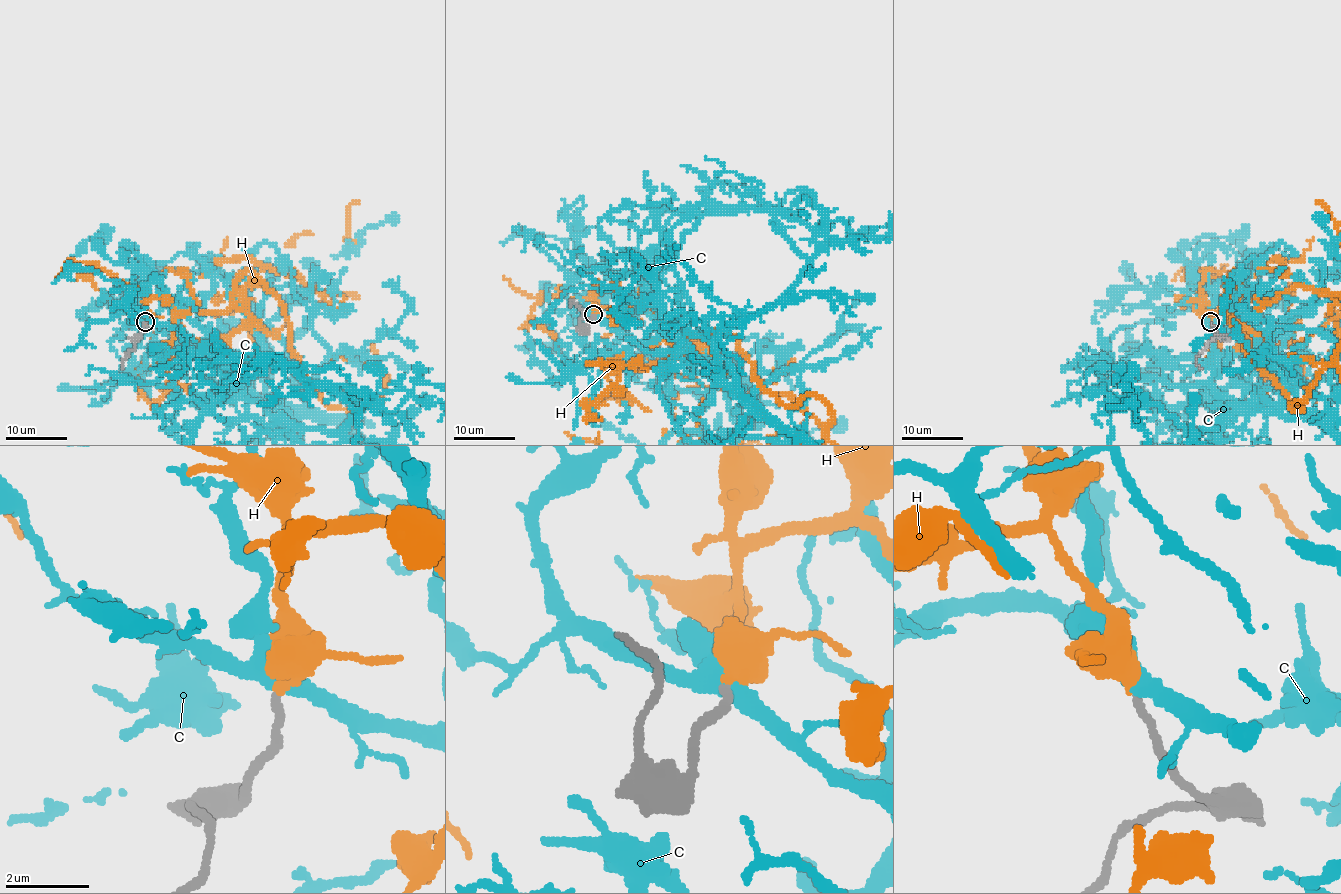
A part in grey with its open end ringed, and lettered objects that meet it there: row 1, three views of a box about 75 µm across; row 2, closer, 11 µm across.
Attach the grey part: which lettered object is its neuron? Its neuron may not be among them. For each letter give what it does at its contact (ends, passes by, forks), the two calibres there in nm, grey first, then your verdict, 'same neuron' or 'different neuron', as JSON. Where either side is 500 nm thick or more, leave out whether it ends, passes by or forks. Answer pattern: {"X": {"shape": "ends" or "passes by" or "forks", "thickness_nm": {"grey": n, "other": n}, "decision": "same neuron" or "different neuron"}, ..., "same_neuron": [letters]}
{"C": {"shape": "forks", "thickness_nm": {"grey": 200, "other": 400}, "decision": "different neuron"}, "H": {"shape": "ends", "thickness_nm": {"grey": 200, "other": 480}, "decision": "same neuron"}, "same_neuron": ["H"]}

